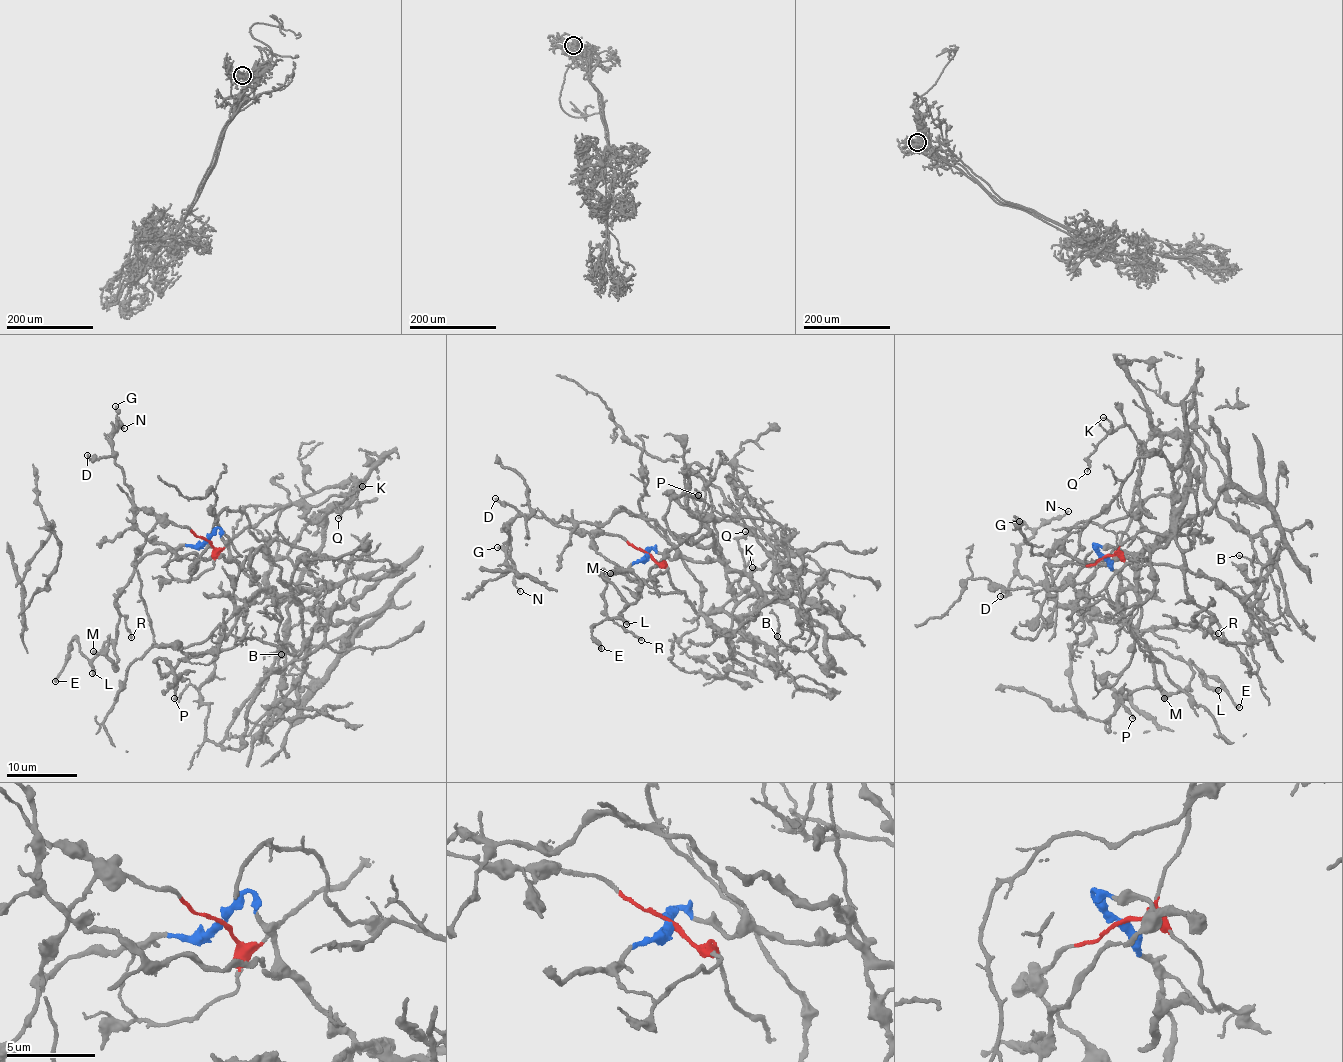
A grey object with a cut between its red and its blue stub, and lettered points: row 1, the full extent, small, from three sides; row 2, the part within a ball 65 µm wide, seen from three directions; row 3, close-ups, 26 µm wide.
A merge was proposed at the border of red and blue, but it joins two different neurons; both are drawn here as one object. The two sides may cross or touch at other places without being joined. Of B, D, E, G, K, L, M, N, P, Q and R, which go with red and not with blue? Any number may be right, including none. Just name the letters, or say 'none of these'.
B, K, Q

